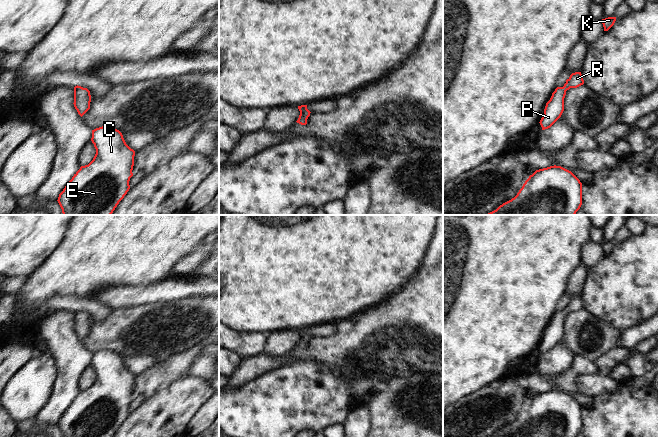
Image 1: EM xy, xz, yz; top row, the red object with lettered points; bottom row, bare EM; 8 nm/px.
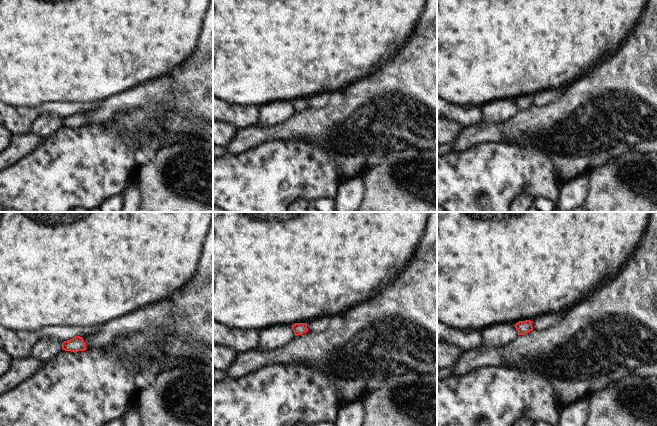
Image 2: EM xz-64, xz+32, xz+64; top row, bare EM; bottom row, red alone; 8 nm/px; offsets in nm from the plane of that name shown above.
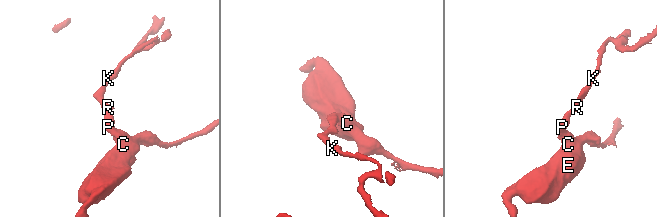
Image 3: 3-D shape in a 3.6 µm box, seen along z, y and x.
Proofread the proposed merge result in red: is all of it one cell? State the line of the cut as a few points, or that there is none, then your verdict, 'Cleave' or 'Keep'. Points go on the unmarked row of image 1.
No split. Keep.

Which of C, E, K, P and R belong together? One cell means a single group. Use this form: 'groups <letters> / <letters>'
groups C E K P R

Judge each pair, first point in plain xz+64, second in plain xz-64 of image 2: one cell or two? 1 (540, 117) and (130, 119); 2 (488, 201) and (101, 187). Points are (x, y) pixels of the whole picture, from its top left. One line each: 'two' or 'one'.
1: one
2: one

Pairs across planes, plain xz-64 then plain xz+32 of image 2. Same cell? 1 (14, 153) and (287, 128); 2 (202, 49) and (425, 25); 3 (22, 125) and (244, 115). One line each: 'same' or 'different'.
1: same
2: same
3: same

